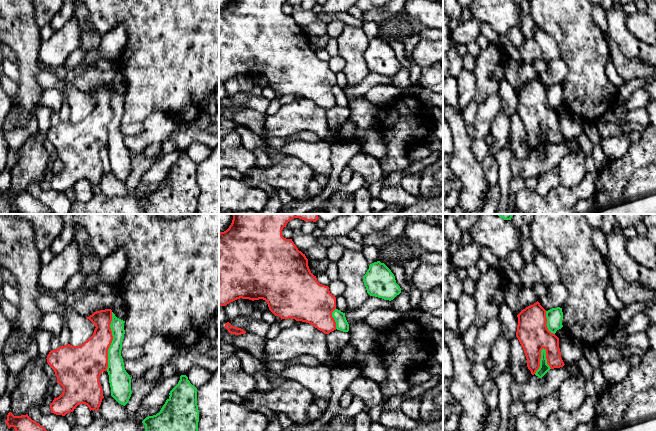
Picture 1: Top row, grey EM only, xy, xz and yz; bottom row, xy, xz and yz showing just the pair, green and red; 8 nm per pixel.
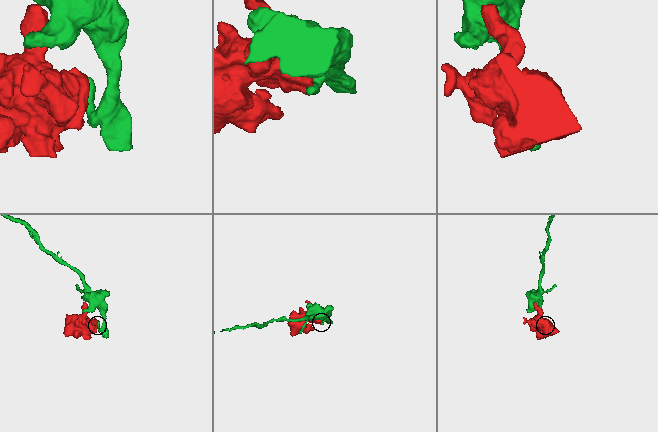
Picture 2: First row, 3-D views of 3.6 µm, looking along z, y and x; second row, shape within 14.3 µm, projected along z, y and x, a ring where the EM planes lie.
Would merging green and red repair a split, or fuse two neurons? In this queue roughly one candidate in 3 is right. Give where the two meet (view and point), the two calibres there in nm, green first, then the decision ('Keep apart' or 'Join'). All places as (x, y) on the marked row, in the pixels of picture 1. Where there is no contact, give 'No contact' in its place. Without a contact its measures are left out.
Touches green at xy (112, 341). Thickness 140 nm (green) against 280 nm. Keep apart

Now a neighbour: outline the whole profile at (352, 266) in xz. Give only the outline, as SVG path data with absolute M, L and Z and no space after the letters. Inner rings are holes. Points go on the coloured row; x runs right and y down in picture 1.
M346 249L337 262L337 268L338 279L345 285L343 296L347 302L347 312L355 311L370 297L363 282L369 263L362 252Z

